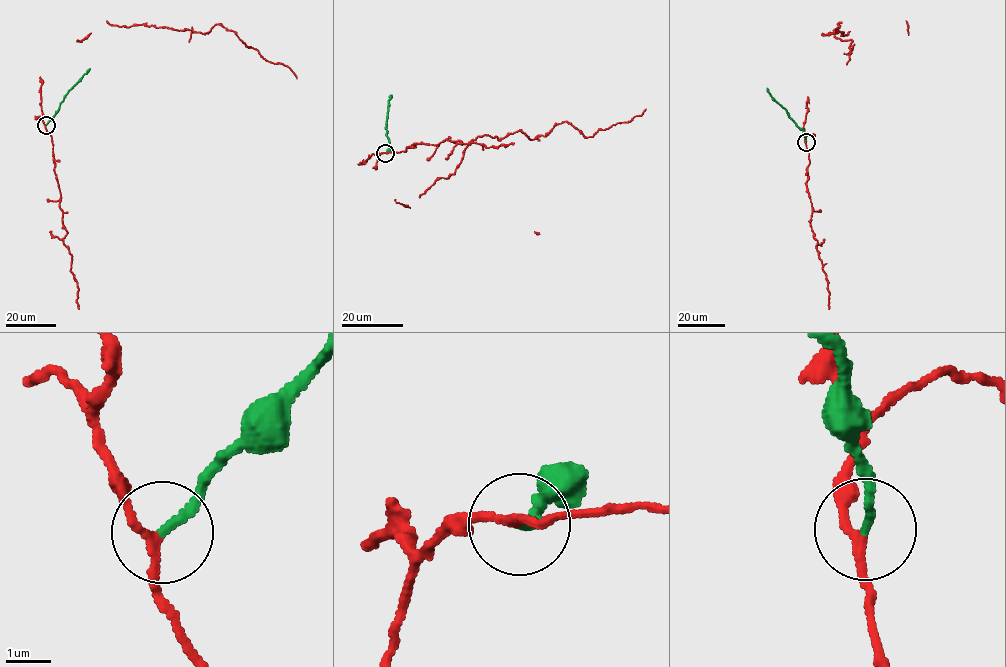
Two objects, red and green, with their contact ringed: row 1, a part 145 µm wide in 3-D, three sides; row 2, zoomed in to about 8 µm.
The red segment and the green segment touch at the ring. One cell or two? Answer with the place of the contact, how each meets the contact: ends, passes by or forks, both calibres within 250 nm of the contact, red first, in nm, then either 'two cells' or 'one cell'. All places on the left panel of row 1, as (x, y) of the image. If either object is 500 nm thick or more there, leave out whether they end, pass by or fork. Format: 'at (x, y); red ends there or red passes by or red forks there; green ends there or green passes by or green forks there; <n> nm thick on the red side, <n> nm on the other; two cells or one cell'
at (46, 125); red passes by; green ends there; 170 nm thick on the red side, 190 nm on the other; two cells

